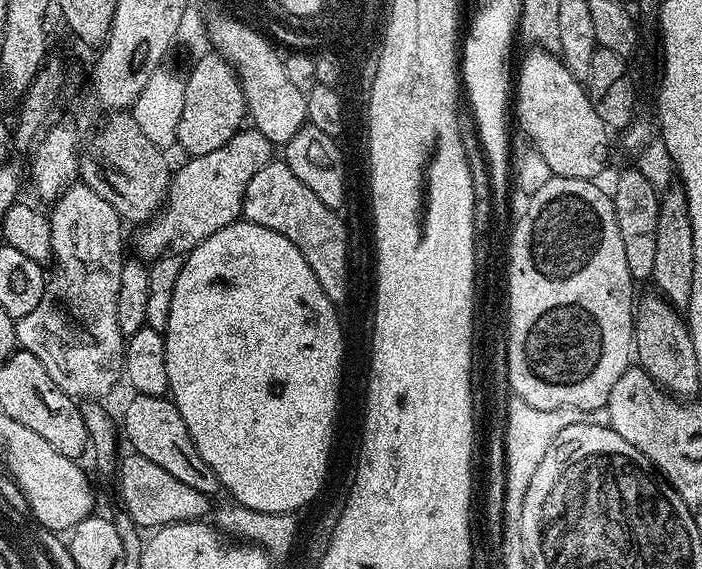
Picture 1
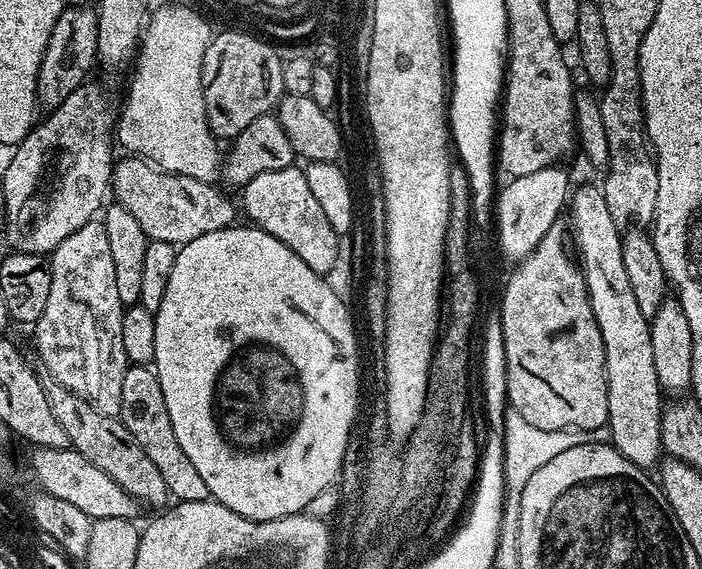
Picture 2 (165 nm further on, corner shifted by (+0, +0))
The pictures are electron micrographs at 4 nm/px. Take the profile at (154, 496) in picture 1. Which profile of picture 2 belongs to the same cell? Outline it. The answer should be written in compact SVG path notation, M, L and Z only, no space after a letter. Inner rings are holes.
M36 448L30 457L30 463L36 473L39 473L40 480L43 481L54 498L62 498L62 502L70 502L73 506L78 506L82 514L86 514L91 520L101 520L102 518L122 518L123 520L135 521L136 515L142 511L141 505L110 474L105 474L103 470L98 470L90 458L86 458L75 448Z

